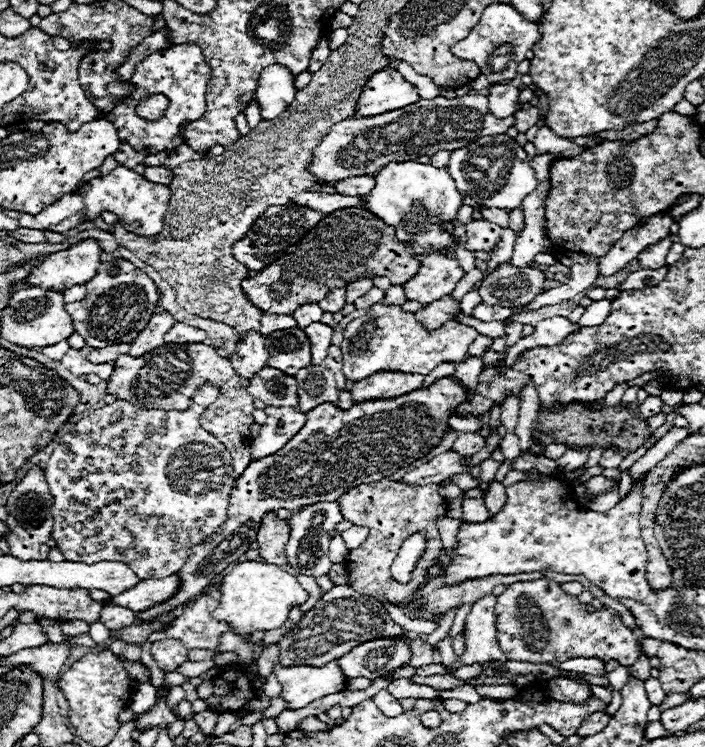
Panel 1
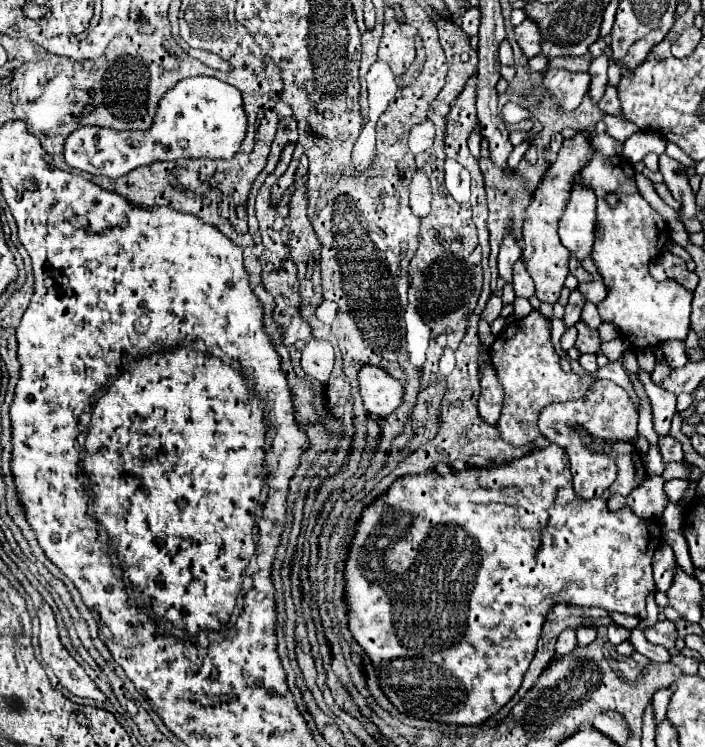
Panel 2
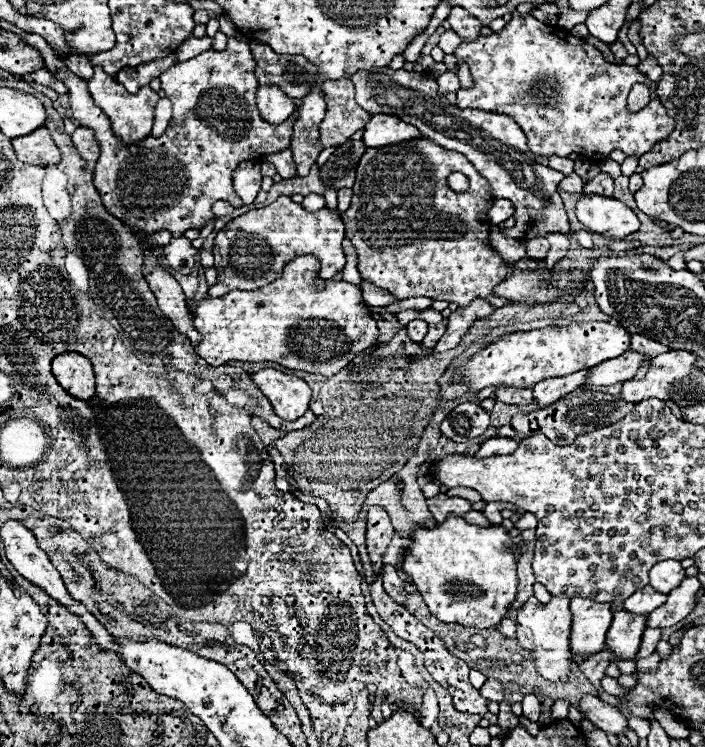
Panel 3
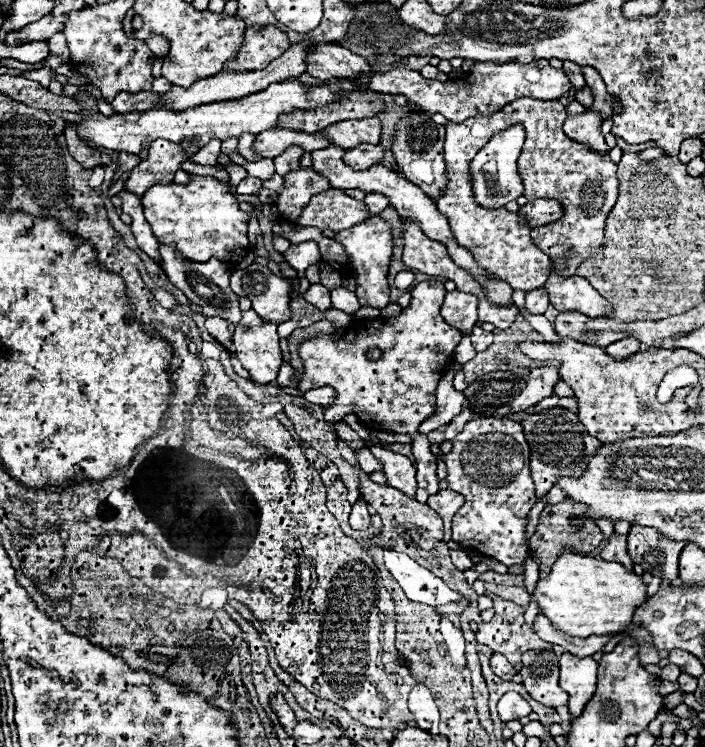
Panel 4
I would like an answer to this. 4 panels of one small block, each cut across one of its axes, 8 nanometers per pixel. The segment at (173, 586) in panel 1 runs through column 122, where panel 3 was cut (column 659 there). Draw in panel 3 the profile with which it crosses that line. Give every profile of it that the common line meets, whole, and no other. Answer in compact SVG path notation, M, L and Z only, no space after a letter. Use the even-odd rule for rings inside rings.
M644 586L642 590L634 592L630 598L624 600L624 610L634 614L650 614L652 610L660 608L666 602L666 594L656 592L652 586Z

